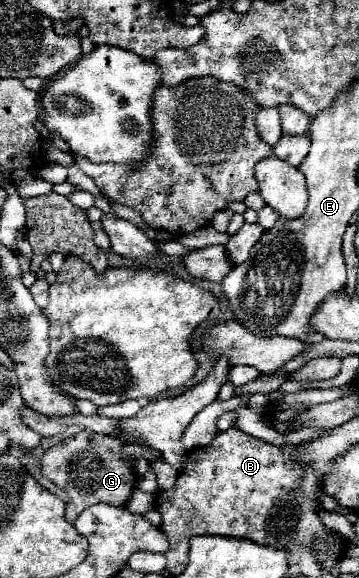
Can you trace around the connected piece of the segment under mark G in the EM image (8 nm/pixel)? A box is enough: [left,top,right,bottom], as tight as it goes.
[41,430,137,522]

